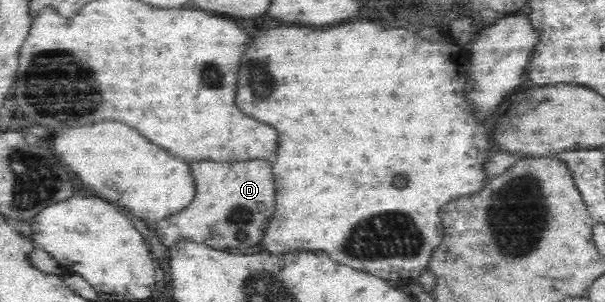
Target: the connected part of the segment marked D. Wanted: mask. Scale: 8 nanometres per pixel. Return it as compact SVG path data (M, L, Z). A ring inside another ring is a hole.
M272 160L226 163L194 161L189 166L196 183L192 203L151 226L160 243L167 247L168 253L180 241L206 243L207 246L220 250L254 246L262 237L262 227L268 227L268 221L275 212ZM214 197L218 199L214 201Z

